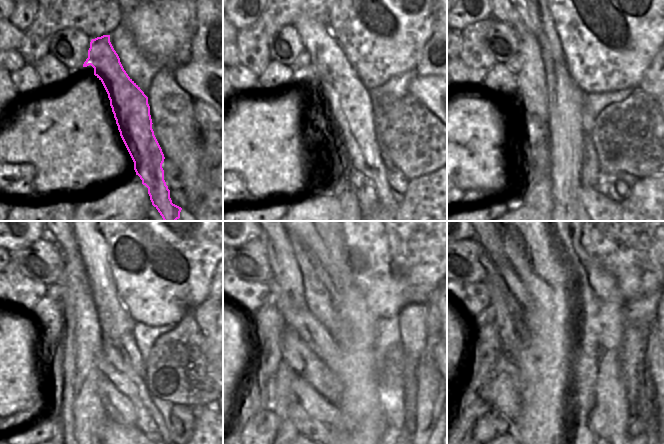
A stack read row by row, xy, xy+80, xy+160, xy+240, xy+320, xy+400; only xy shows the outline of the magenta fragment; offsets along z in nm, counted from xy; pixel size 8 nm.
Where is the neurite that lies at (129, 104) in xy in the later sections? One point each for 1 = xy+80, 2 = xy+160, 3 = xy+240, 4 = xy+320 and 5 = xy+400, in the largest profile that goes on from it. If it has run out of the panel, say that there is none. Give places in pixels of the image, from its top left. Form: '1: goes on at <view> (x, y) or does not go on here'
1: goes on at xy+80 (334, 72)
2: goes on at xy+160 (529, 17)
3: does not go on here
4: does not go on here
5: does not go on here

